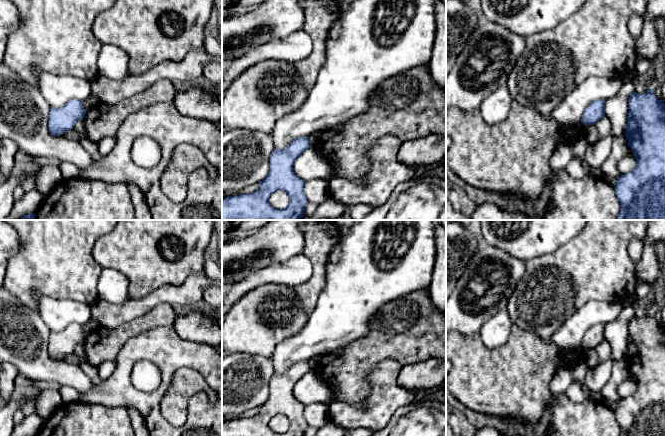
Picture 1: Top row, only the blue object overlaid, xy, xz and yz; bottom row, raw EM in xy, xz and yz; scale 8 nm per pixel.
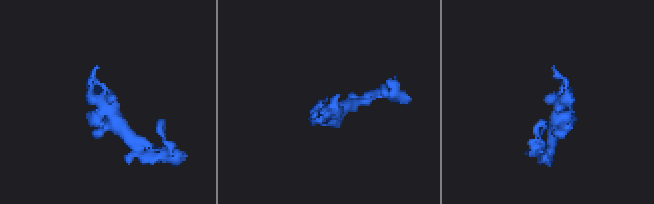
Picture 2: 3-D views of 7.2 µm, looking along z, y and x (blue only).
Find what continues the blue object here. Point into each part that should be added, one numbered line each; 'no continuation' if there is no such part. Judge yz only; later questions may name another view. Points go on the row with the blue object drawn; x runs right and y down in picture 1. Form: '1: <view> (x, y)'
no continuation

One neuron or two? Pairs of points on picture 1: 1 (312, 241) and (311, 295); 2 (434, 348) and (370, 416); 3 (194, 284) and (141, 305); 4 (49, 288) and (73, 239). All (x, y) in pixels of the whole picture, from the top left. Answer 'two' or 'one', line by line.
1: one
2: two
3: one
4: one

